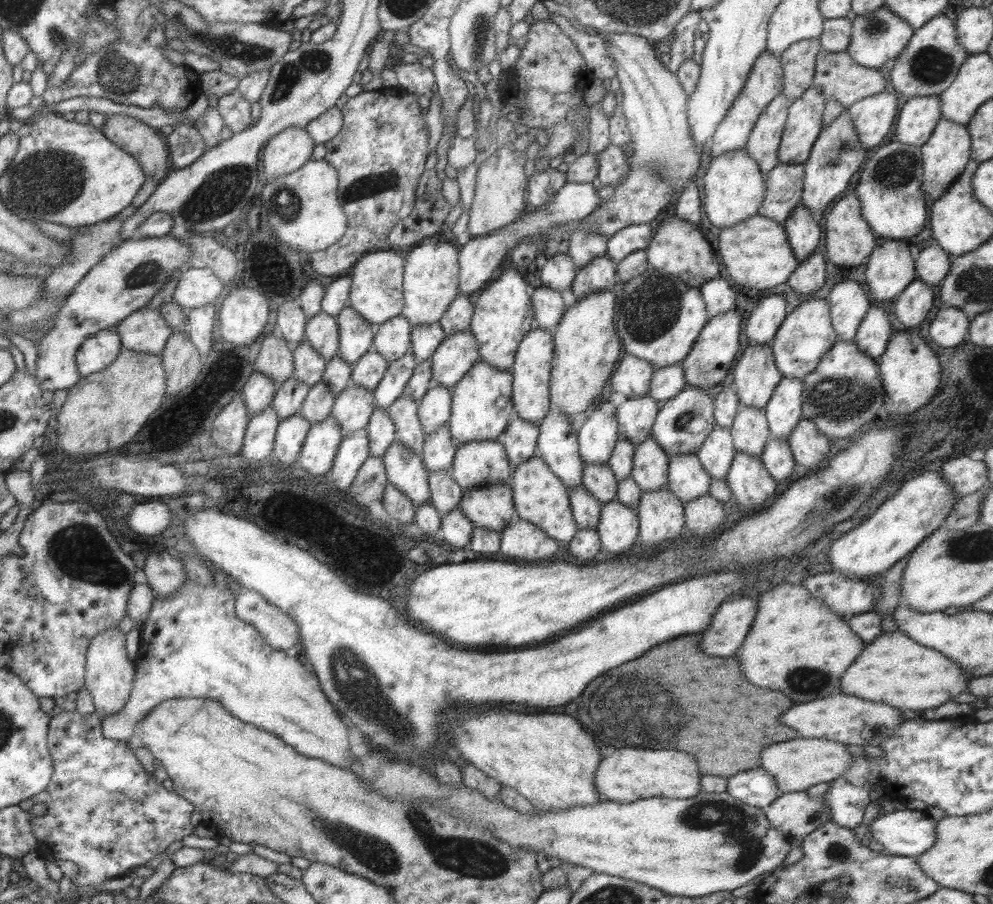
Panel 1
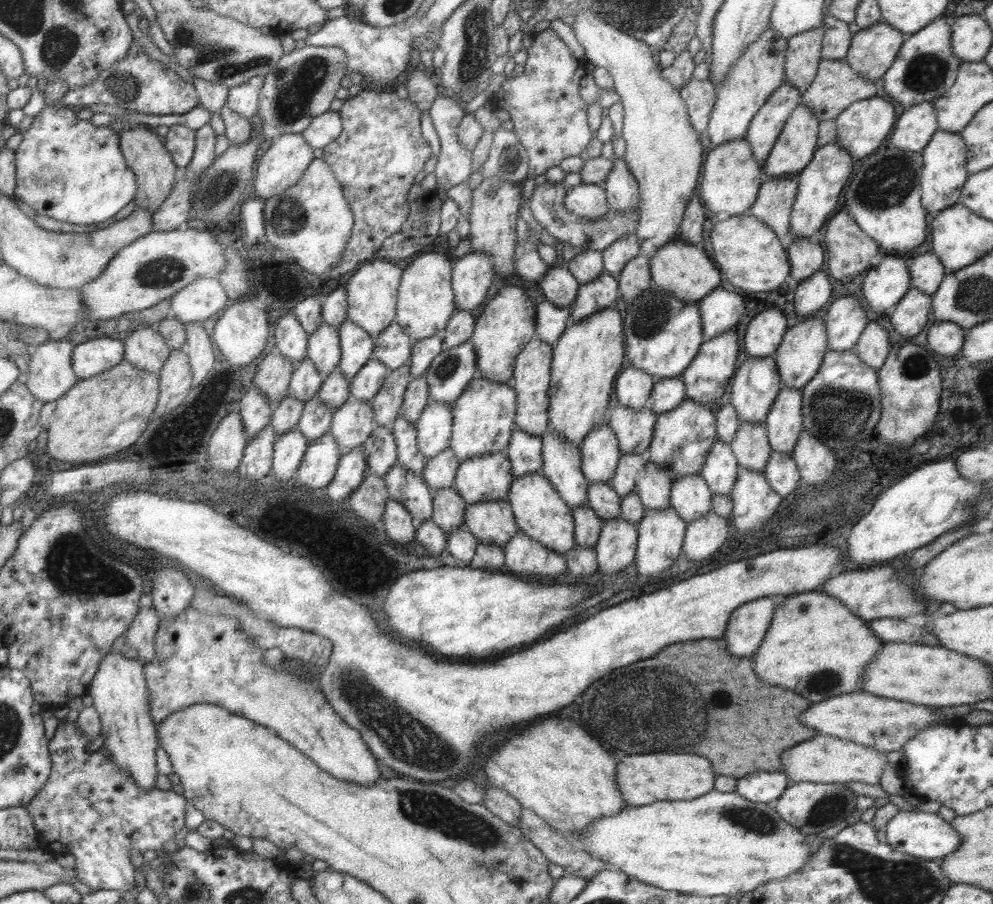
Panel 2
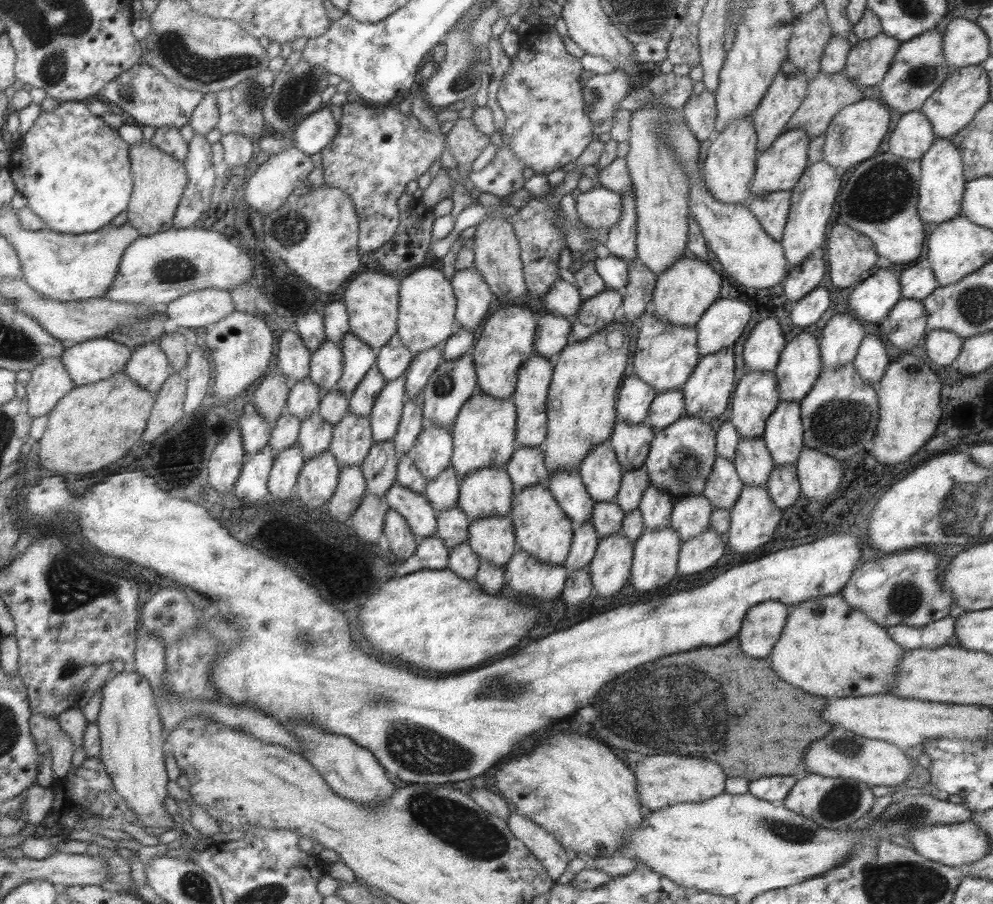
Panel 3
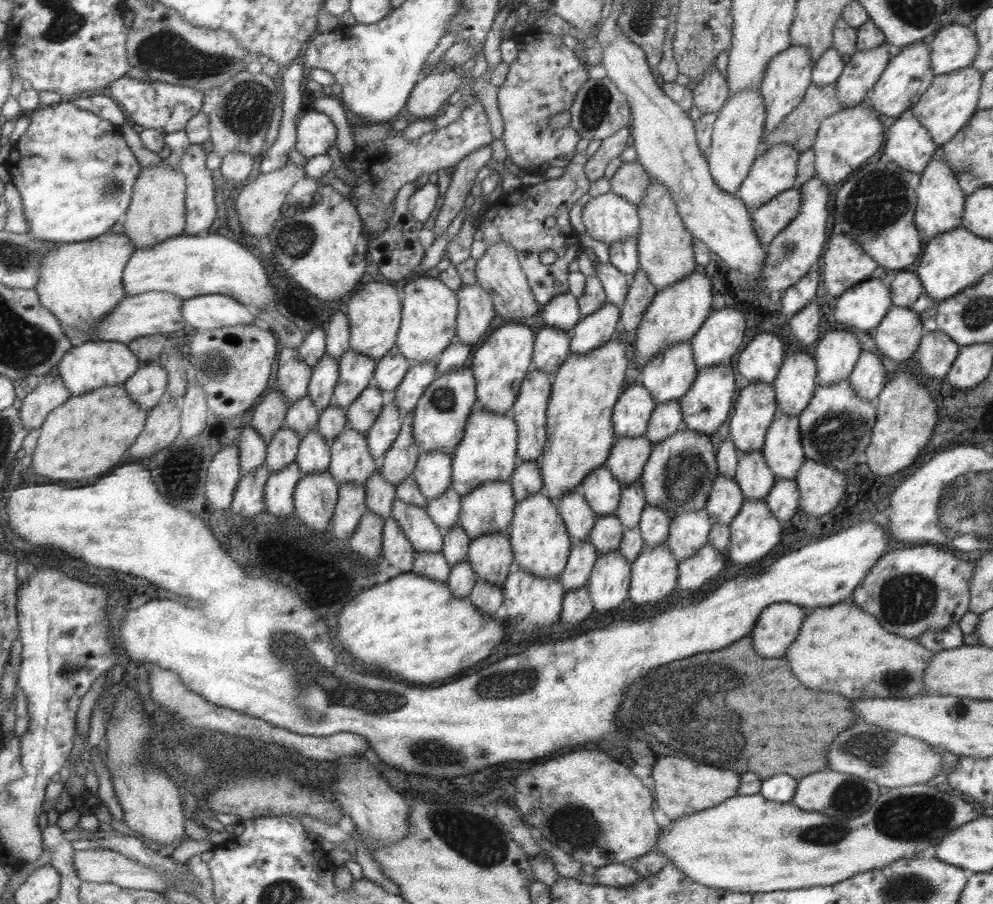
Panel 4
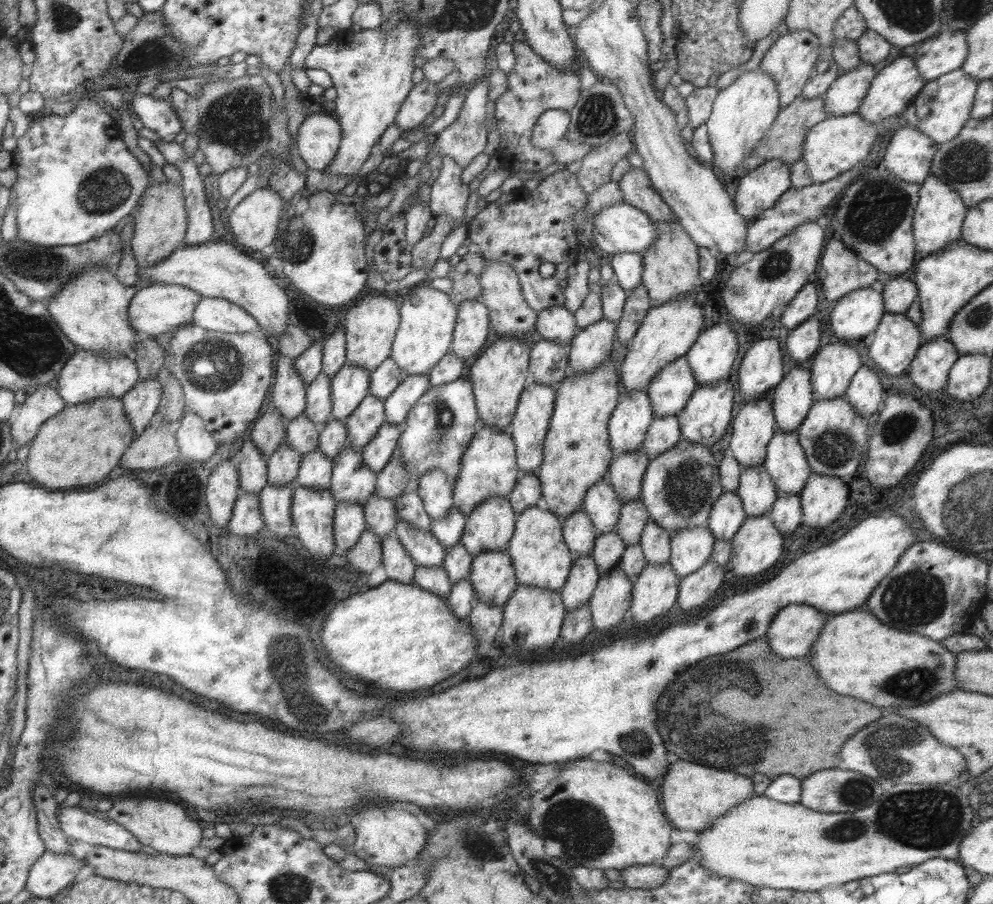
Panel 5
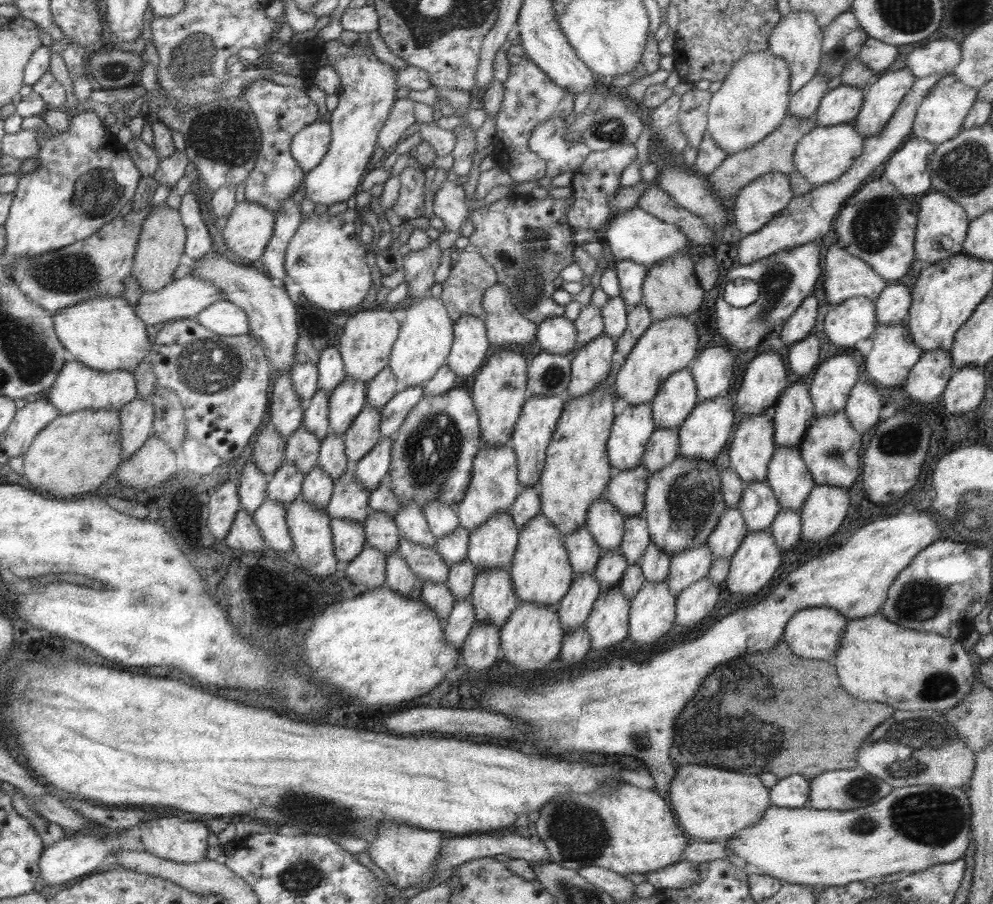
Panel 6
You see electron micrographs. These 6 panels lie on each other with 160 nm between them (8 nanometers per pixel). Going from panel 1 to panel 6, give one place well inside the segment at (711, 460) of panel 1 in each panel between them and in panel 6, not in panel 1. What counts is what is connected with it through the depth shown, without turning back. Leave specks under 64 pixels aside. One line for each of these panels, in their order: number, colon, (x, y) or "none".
2: (718, 470)
3: (723, 485)
4: (724, 499)
5: (727, 513)
6: (728, 533)

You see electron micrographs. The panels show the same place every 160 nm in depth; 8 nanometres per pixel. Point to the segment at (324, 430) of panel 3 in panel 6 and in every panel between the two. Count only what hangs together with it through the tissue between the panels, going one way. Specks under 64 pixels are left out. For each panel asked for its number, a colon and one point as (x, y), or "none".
4: (313, 454)
5: (314, 471)
6: (316, 488)

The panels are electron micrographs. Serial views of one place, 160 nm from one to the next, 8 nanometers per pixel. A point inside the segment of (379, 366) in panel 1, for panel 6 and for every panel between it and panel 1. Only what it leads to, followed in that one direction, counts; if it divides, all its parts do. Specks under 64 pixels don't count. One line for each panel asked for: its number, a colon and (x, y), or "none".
2: (367, 380)
3: (360, 402)
4: (360, 414)
5: (362, 423)
6: (362, 433)

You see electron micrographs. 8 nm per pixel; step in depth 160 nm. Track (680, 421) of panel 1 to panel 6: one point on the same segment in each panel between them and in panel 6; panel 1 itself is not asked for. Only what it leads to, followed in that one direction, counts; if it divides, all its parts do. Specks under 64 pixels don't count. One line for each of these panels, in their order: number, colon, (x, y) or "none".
2: (682, 436)
3: (680, 456)
4: (677, 475)
5: (678, 488)
6: (682, 504)

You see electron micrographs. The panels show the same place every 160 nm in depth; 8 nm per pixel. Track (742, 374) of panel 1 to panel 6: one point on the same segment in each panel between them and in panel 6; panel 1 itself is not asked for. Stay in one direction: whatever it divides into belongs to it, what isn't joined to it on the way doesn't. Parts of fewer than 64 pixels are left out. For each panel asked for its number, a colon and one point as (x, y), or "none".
2: (756, 382)
3: (756, 394)
4: (755, 407)
5: (754, 424)
6: (752, 445)

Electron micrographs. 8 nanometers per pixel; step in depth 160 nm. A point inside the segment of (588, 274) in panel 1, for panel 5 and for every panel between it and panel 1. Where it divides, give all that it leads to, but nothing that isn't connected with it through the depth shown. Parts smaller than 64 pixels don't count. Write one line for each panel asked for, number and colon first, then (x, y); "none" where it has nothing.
2: (602, 292)
3: (593, 314)
4: (591, 330)
5: (590, 346)

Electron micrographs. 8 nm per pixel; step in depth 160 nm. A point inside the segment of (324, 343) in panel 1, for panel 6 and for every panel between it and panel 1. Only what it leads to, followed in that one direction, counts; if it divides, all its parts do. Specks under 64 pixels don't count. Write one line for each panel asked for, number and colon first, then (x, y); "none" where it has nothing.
2: (322, 347)
3: (325, 366)
4: (324, 375)
5: (318, 408)
6: (315, 415)

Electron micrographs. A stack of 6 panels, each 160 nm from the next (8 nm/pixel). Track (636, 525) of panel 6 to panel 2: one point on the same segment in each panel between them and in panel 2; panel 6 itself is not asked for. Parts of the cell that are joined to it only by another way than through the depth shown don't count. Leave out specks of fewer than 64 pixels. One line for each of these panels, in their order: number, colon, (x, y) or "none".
2: (622, 480)
3: (633, 482)
4: (631, 502)
5: (633, 516)

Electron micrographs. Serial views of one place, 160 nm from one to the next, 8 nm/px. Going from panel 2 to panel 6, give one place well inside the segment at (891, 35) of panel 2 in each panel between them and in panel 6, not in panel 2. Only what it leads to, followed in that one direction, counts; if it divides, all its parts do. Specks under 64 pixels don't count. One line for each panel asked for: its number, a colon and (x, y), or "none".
3: (867, 62)
4: (862, 70)
5: (844, 95)
6: (841, 104)

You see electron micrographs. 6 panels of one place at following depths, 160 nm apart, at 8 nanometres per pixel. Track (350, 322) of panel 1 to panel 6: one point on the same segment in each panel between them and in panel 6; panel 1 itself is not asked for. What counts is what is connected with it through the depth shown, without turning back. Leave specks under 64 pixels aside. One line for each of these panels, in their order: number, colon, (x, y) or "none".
2: (356, 346)
3: (357, 357)
4: (355, 370)
5: (350, 383)
6: (348, 397)

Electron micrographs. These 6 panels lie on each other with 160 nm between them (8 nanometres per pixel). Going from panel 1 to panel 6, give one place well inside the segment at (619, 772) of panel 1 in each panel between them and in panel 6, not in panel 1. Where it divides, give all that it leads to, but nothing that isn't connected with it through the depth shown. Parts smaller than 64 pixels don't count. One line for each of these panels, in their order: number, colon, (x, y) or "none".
2: (641, 779)
3: (661, 781)
4: (681, 787)
5: (692, 796)
6: (708, 804)

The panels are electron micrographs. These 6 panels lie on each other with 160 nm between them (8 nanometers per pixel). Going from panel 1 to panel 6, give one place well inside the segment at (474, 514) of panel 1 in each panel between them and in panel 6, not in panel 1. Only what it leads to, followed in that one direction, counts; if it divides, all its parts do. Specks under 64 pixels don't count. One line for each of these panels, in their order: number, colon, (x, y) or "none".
2: (491, 522)
3: (493, 540)
4: (490, 556)
5: (492, 577)
6: (492, 596)

